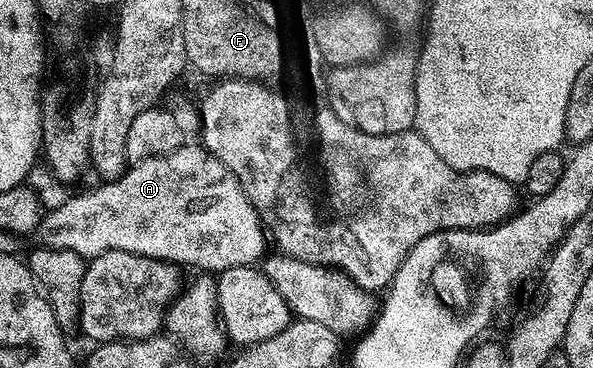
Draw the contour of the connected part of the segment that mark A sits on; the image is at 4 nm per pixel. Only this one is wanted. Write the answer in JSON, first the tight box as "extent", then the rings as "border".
{"extent":[37,143,265,275],"border":[[[184,143],[179,148],[171,153],[166,153],[160,157],[153,159],[145,159],[141,163],[131,165],[123,174],[115,181],[103,181],[99,183],[96,189],[91,189],[88,193],[79,193],[76,197],[68,196],[62,204],[55,208],[50,208],[44,212],[39,218],[39,228],[37,230],[38,244],[44,249],[64,249],[65,251],[73,251],[77,255],[81,255],[84,259],[90,259],[101,255],[105,251],[129,251],[136,253],[142,257],[152,257],[155,261],[164,263],[172,263],[176,261],[179,265],[192,265],[195,271],[206,271],[212,275],[218,275],[224,269],[232,269],[238,265],[250,265],[258,262],[264,256],[263,237],[265,241],[265,226],[259,217],[255,214],[255,209],[252,208],[246,196],[239,188],[239,184],[231,176],[226,168],[211,156],[207,151],[201,148],[198,144],[190,145]]]}

